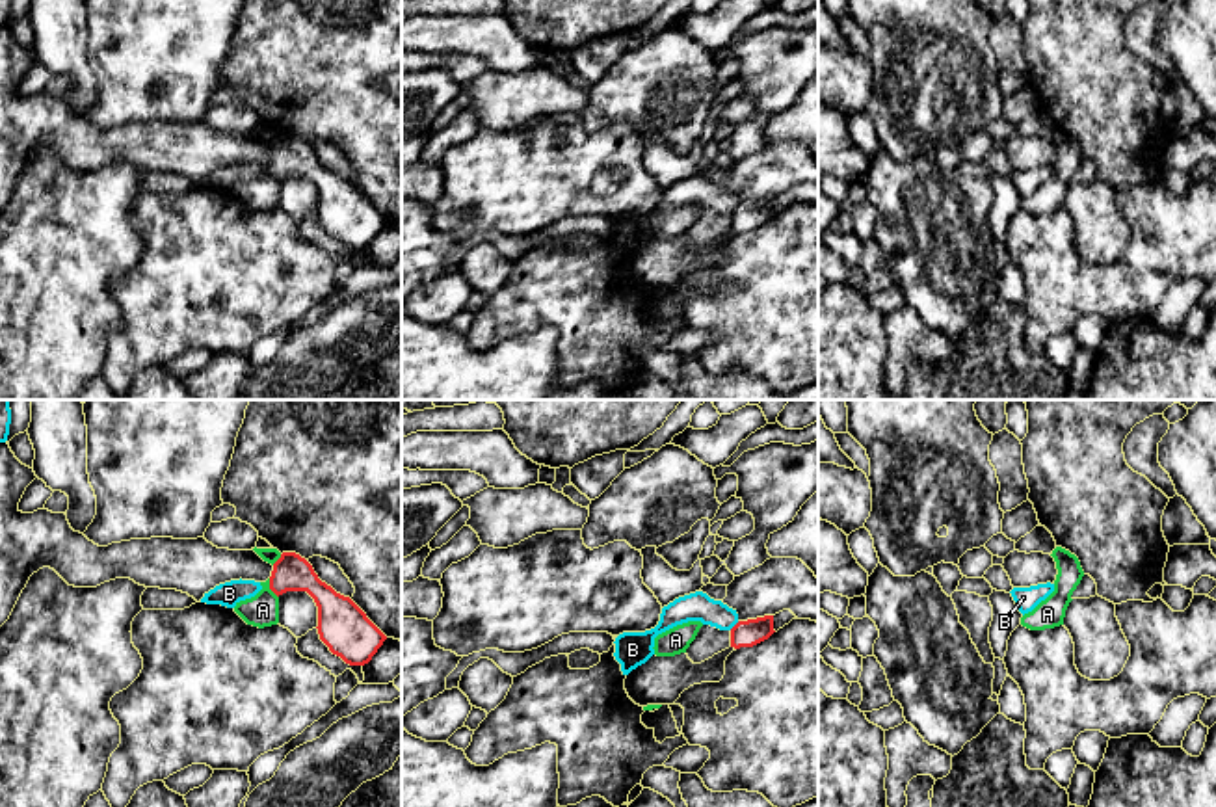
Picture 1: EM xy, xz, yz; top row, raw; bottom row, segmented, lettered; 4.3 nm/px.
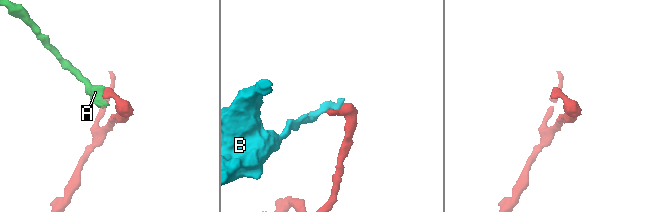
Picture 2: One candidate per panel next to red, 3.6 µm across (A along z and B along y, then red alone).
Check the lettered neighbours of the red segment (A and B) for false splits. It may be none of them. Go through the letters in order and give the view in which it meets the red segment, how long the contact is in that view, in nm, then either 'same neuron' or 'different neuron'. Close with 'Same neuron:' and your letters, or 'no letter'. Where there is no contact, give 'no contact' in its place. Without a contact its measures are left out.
A: xy | 100 nm | different neuron
B: xz | 60 nm | different neuron
Same neuron: no letter

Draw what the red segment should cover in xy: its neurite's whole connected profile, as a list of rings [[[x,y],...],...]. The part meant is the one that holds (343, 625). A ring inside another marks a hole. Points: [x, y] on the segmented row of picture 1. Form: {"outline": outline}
{"outline": [[[283,552],[273,563],[270,589],[277,597],[307,591],[318,606],[320,640],[350,666],[368,664],[387,640],[350,597],[322,582],[312,565],[296,552]]]}

